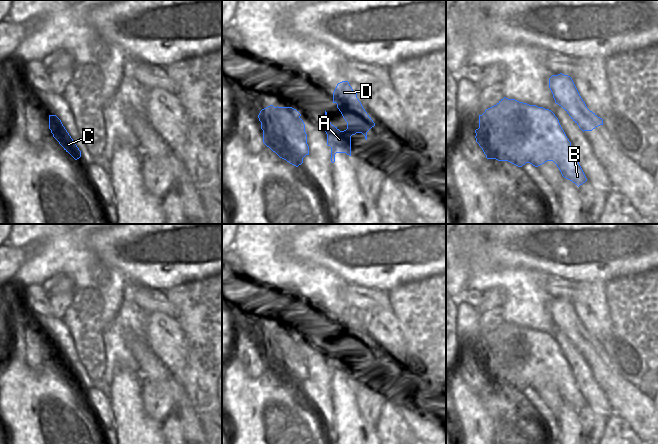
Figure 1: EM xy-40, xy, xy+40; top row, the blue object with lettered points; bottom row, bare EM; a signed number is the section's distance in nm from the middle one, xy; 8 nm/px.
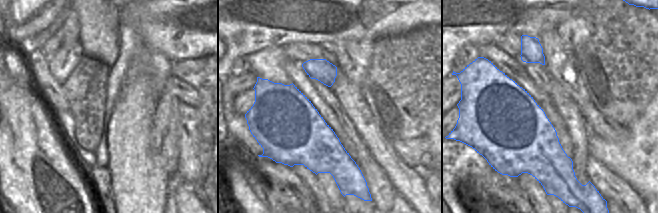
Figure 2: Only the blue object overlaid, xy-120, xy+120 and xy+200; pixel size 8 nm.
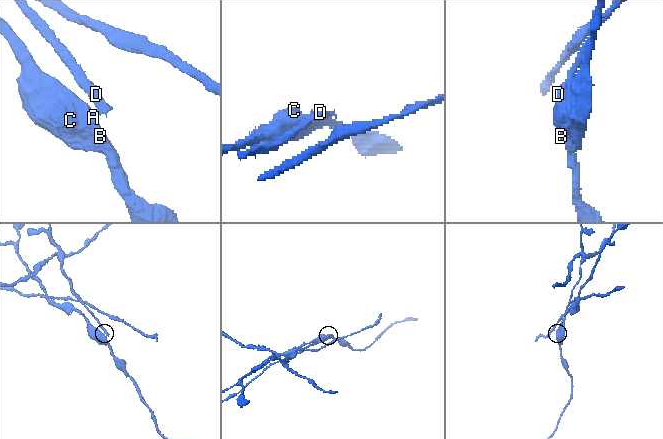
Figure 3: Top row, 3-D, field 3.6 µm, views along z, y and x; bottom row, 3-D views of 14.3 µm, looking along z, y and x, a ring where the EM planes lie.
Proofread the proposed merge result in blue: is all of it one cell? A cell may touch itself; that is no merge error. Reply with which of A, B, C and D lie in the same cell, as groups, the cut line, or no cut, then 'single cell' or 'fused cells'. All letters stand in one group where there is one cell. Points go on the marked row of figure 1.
groups A B C / D; cut xy (347, 128), (352, 134); fused cells

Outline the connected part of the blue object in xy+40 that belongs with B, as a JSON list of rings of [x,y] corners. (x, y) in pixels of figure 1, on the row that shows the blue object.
[[[504,97],[496,105],[479,115],[479,128],[475,130],[475,133],[476,142],[487,159],[508,161],[518,167],[526,163],[538,167],[547,161],[553,161],[562,176],[578,187],[587,181],[571,142],[558,118],[549,109]]]

